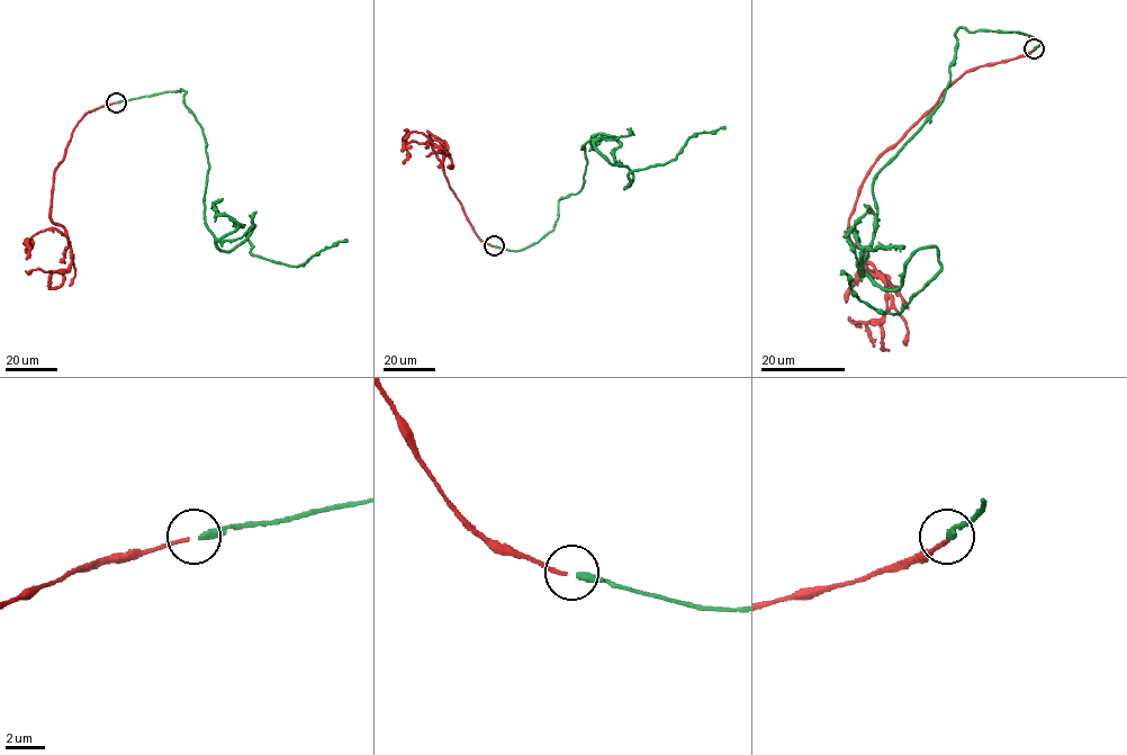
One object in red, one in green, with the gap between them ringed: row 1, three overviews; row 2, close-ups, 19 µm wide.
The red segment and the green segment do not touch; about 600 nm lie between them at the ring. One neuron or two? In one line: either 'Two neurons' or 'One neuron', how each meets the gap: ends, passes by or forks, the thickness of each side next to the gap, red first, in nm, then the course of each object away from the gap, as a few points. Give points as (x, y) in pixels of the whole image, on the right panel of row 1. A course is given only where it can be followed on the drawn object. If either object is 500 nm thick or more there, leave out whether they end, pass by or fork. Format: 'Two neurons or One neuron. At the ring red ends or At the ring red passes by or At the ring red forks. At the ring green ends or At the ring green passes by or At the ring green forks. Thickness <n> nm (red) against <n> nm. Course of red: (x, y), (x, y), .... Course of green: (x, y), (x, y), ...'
One neuron. At the ring red ends. At the ring green ends. Thickness 190 nm (red) against 360 nm. Course of red: (1033, 48), (957, 78), (876, 161), (848, 234), (885, 284), (885, 311), (878, 320), (858, 321). Course of green: (1033, 48), (961, 27), (873, 181), (862, 269), (896, 289), (931, 246), (941, 269), (899, 313), (841, 271)

